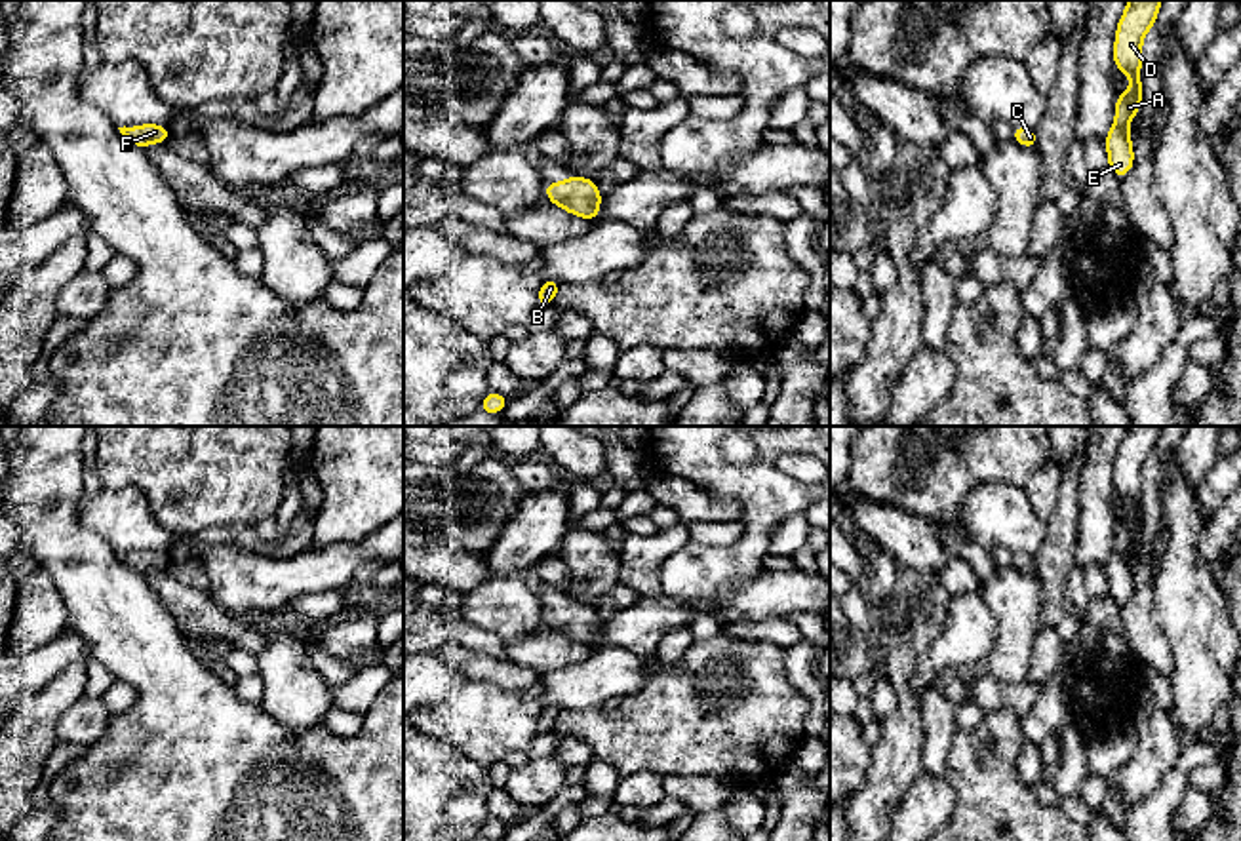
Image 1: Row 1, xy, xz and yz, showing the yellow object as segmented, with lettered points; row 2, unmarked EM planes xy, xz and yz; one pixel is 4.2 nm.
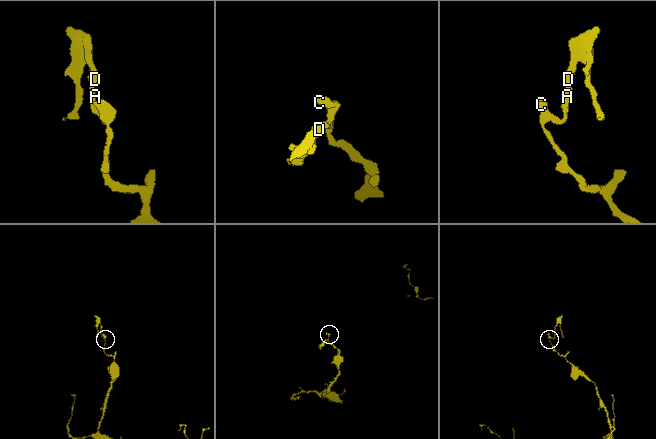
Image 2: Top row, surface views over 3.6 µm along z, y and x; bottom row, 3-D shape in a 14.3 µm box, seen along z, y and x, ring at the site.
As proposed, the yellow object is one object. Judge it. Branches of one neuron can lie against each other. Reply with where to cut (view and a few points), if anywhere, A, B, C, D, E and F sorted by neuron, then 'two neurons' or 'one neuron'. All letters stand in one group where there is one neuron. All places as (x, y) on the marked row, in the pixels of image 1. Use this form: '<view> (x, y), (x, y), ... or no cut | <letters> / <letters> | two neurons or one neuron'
no cut | A B C D E F | one neuron

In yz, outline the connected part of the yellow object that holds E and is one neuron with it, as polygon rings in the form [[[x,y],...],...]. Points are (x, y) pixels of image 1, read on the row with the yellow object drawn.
[[[1129,0],[1117,29],[1113,46],[1113,65],[1133,80],[1133,86],[1115,99],[1115,122],[1104,137],[1108,148],[1108,167],[1119,177],[1133,169],[1133,139],[1127,131],[1131,120],[1142,107],[1142,38],[1153,27],[1161,0]]]

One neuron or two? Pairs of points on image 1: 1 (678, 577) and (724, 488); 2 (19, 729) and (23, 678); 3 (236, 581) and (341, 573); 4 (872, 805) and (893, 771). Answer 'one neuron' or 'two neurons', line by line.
1: one neuron
2: two neurons
3: one neuron
4: one neuron

